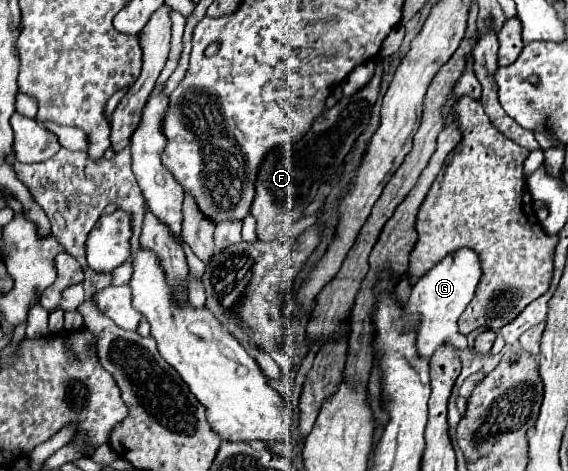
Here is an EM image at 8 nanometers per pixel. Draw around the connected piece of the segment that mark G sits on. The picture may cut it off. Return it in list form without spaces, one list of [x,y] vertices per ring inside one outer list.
[[[460,248],[452,254],[446,254],[422,278],[416,280],[416,284],[412,286],[412,294],[406,302],[406,310],[414,310],[422,314],[422,326],[416,342],[418,352],[422,356],[430,358],[444,344],[452,344],[456,348],[464,348],[468,344],[466,336],[458,332],[456,320],[474,298],[480,278],[482,278],[482,262],[478,254],[472,248]]]

